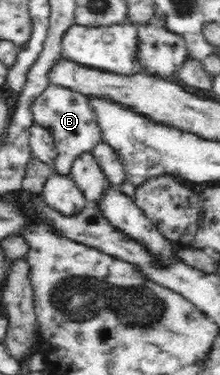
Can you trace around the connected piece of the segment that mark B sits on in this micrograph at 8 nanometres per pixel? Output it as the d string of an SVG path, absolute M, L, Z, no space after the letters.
M48 85L38 93L29 104L29 113L34 124L49 131L57 150L56 160L52 164L53 170L68 175L76 157L91 151L96 143L102 141L101 129L91 105L89 97L63 86Z

